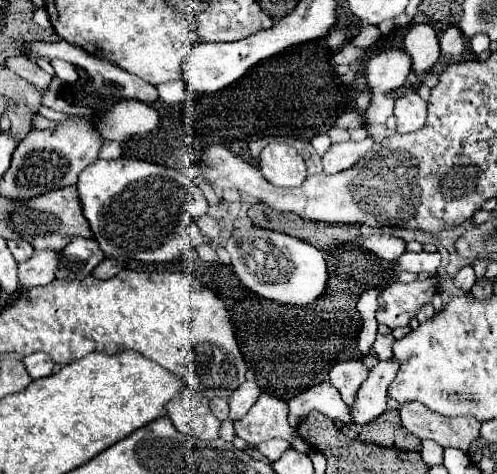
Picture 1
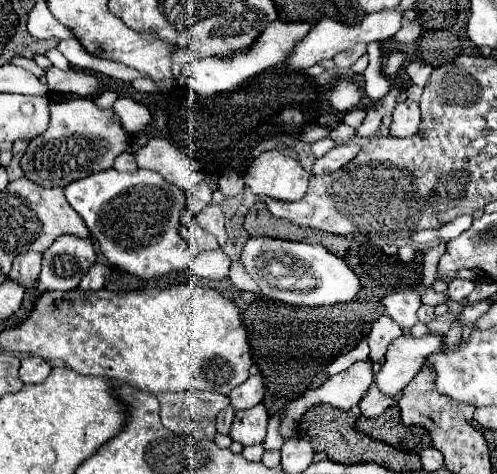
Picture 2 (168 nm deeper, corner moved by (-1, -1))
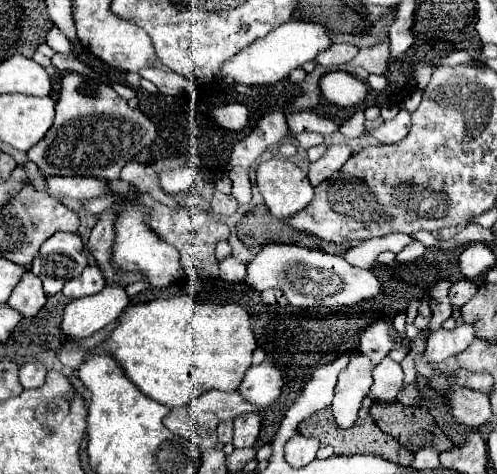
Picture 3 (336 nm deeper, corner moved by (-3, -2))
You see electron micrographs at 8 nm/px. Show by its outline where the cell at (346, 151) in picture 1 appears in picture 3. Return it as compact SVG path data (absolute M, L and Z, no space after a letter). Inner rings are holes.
M332 145L328 147L328 151L314 163L310 163L310 171L308 171L308 179L312 183L312 187L320 185L322 181L330 179L352 155L352 149L348 145Z

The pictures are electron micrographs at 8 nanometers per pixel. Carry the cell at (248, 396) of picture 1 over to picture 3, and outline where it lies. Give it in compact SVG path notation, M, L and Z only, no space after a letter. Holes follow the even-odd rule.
M266 359L260 365L252 365L246 371L238 393L258 407L268 407L280 397L282 385L284 385L282 373L278 371L278 367L274 367L274 361Z

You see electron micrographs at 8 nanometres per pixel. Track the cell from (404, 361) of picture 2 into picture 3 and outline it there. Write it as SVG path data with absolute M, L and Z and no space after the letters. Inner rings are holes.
M460 323L454 331L438 329L430 333L424 357L430 363L442 363L450 355L462 353L472 341L474 341L474 325L470 323Z

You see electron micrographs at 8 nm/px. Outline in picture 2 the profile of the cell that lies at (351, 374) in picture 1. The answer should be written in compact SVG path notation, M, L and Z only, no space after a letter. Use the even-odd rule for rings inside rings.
M356 362L348 370L330 376L320 388L308 390L298 400L290 402L290 406L286 408L286 418L282 420L280 434L284 438L294 436L290 432L298 428L302 414L314 404L332 404L340 410L350 410L366 394L372 380L374 380L374 372L370 362Z

